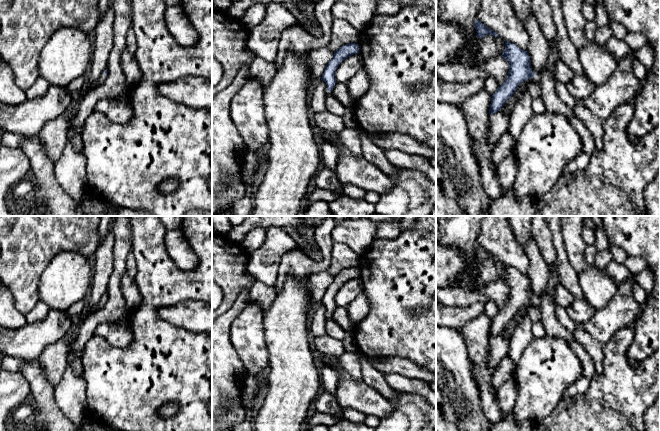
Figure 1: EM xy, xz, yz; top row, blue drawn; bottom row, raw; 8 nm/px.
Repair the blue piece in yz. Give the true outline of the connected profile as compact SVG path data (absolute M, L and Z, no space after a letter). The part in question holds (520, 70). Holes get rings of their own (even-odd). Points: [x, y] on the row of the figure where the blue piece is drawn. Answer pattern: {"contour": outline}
{"contour": "M505 40L505 49L501 56L509 63L509 71L505 82L492 95L490 116L502 109L522 82L532 79L536 83L542 84L540 74L531 69L530 56L527 51Z"}

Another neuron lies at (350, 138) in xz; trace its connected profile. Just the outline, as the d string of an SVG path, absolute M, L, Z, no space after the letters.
M345 128L341 132L335 134L338 141L343 144L353 155L362 156L361 137L358 128Z

